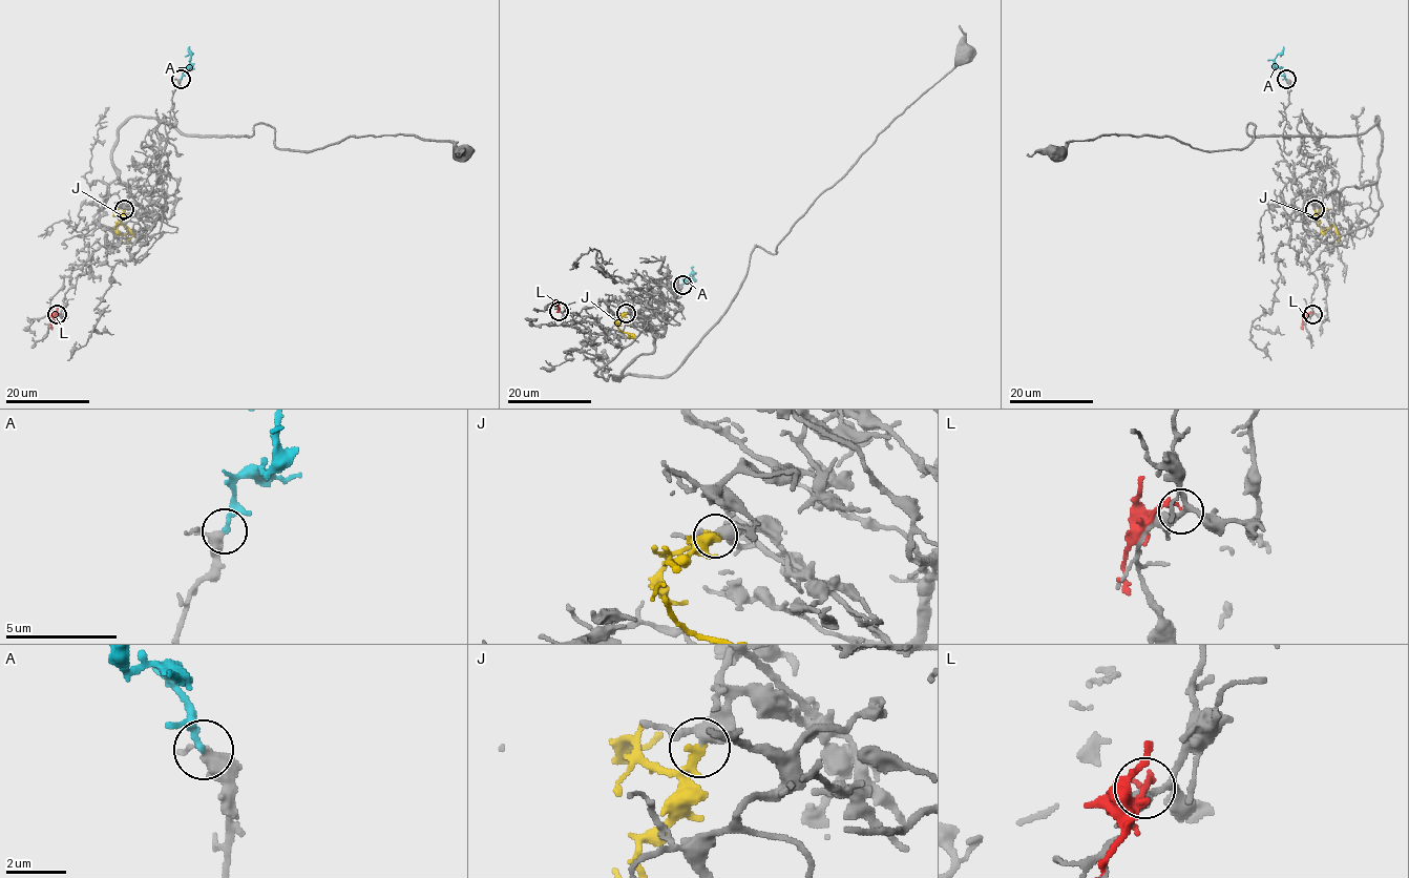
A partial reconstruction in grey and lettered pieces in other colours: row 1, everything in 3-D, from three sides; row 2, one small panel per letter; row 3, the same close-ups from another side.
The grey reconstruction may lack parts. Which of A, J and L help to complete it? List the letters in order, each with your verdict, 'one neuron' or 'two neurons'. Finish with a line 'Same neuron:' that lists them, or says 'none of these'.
A: one neuron
J: two neurons
L: two neurons
Same neuron: A

